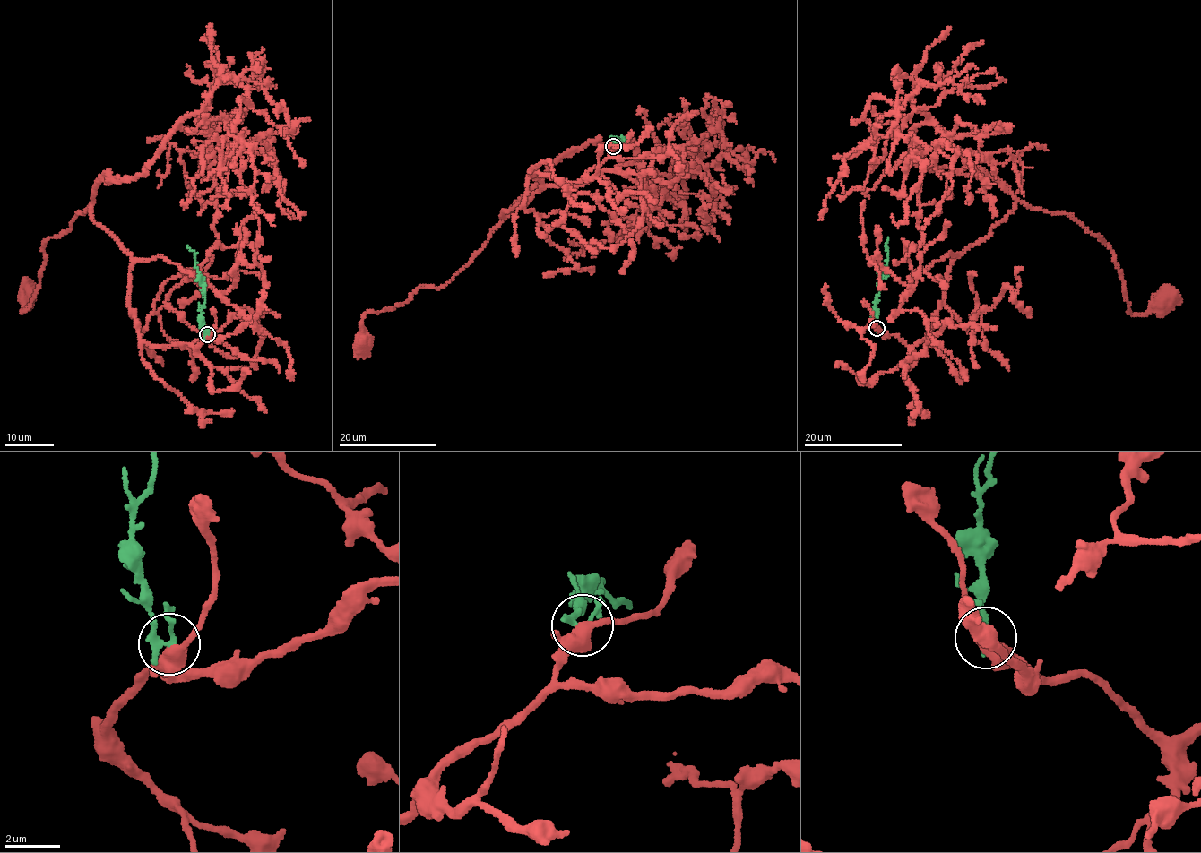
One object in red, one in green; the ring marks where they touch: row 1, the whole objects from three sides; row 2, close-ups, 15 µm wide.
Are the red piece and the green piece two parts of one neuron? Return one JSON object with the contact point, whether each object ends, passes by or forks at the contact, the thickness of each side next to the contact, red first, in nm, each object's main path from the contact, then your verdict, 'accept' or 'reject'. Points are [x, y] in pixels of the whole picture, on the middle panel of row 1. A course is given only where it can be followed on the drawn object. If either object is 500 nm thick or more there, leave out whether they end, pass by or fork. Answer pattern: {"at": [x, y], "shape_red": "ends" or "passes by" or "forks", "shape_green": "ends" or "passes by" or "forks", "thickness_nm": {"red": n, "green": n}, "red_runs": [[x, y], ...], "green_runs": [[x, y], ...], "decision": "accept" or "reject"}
{"at": [613, 146], "shape_red": "passes by", "shape_green": "passes by", "thickness_nm": {"red": 420, "green": 200}, "red_runs": [[613, 145], [580, 180], [532, 172], [542, 185], [503, 212], [470, 262], [443, 285], [365, 314], [362, 342]], "green_runs": [[613, 145], [617, 140], [625, 142], [626, 139], [621, 137]], "decision": "reject"}

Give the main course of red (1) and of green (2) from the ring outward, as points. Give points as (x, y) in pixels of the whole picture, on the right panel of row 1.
1: (876, 328), (908, 345), (929, 338), (946, 268), (1018, 200), (1069, 215), (1102, 238), (1133, 314), (1164, 299)
2: (876, 328), (876, 300), (887, 259), (885, 245), (887, 236)

